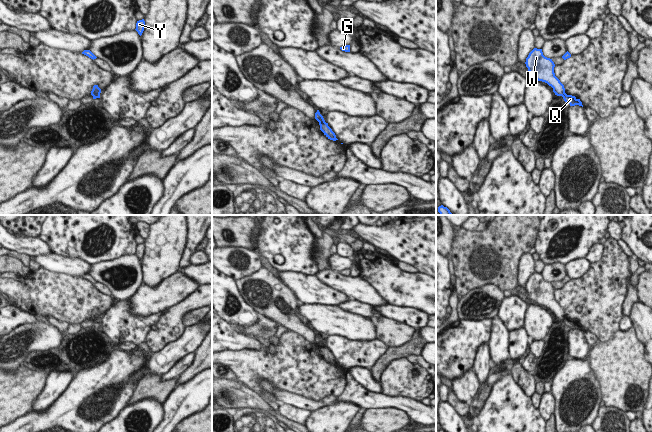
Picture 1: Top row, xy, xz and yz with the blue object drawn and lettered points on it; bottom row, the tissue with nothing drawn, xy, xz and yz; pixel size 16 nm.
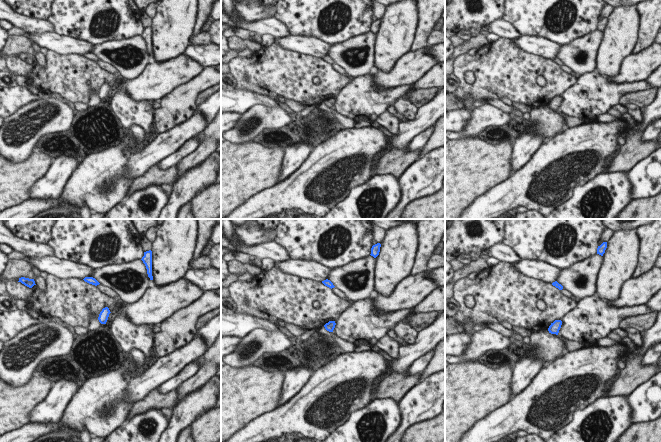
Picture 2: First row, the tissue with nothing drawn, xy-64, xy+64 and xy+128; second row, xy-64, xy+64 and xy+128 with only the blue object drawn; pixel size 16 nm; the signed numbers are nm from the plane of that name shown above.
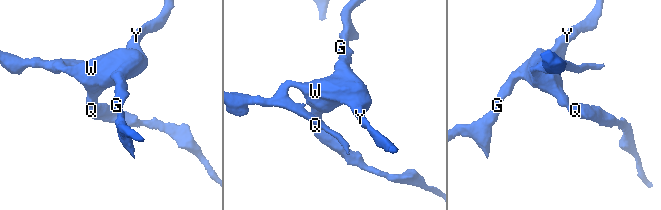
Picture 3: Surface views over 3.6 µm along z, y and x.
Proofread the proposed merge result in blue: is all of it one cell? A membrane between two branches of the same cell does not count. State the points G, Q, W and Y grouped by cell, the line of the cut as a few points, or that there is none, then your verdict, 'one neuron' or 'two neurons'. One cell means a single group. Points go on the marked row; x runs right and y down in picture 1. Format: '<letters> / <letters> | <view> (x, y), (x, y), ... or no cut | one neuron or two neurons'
G W Y / Q | yz (564, 92), (562, 96) | two neurons

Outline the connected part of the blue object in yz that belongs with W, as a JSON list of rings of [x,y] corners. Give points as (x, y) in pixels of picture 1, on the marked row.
[[[534,48],[526,58],[525,64],[531,76],[535,77],[538,81],[547,83],[553,88],[555,95],[563,97],[565,88],[555,76],[555,64],[552,59],[543,55],[542,49]]]

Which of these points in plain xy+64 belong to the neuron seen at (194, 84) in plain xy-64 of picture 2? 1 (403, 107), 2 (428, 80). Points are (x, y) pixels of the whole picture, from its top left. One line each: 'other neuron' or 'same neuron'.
1: same neuron
2: same neuron

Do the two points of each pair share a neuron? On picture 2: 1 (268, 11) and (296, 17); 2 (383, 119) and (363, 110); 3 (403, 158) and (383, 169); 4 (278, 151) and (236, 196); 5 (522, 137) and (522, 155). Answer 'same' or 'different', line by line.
1: different
2: different
3: same
4: same
5: same

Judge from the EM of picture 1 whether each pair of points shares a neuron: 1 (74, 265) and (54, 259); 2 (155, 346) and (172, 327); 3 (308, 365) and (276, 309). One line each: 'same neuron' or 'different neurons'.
1: same neuron
2: same neuron
3: different neurons

